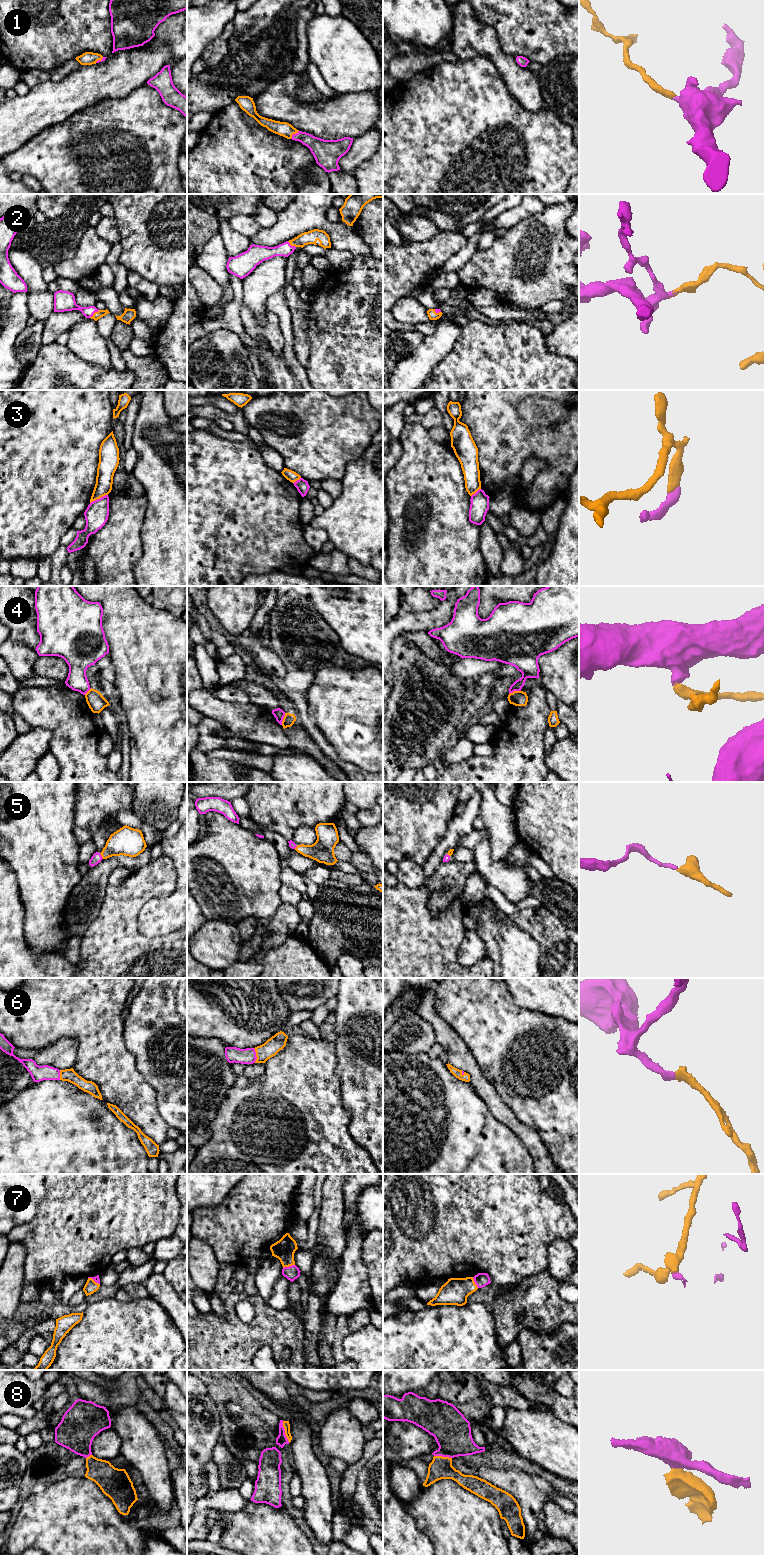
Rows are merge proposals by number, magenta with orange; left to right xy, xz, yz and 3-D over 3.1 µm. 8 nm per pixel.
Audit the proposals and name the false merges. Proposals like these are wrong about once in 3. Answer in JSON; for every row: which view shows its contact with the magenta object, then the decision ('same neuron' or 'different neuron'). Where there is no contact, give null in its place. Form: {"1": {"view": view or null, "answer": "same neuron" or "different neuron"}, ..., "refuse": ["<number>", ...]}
{"1": {"view": "xz", "answer": "same neuron"}, "2": {"view": "xy", "answer": "same neuron"}, "3": {"view": "xy", "answer": "different neuron"}, "4": {"view": "xz", "answer": "different neuron"}, "5": {"view": "xy", "answer": "same neuron"}, "6": {"view": "xz", "answer": "same neuron"}, "7": {"view": "xz", "answer": "same neuron"}, "8": {"view": "xz", "answer": "same neuron"}, "refuse": ["3", "4"]}

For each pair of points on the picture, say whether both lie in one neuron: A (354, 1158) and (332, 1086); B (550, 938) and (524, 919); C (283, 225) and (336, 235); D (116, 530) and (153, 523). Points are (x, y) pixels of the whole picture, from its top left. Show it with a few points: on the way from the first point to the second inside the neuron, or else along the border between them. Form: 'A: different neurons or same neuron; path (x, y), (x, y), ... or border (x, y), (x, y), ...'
A: same neuron; path (336, 1140), (332, 1136), (332, 1104)
B: same neuron; path (544, 932), (530, 920)
C: same neuron; path (296, 223), (323, 224)
D: different neurons; border (147, 502), (141, 528), (142, 549)

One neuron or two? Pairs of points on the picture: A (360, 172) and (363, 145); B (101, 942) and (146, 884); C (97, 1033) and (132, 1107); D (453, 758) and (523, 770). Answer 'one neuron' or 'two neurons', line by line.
A: two neurons
B: one neuron
C: one neuron
D: two neurons

